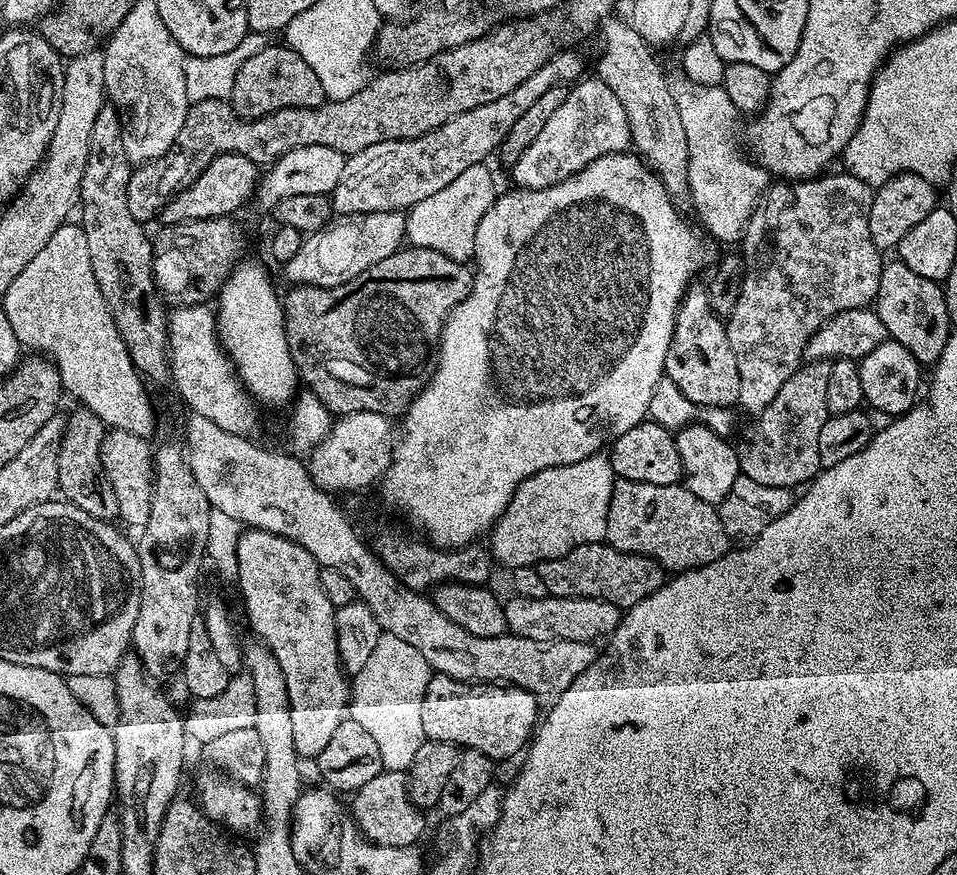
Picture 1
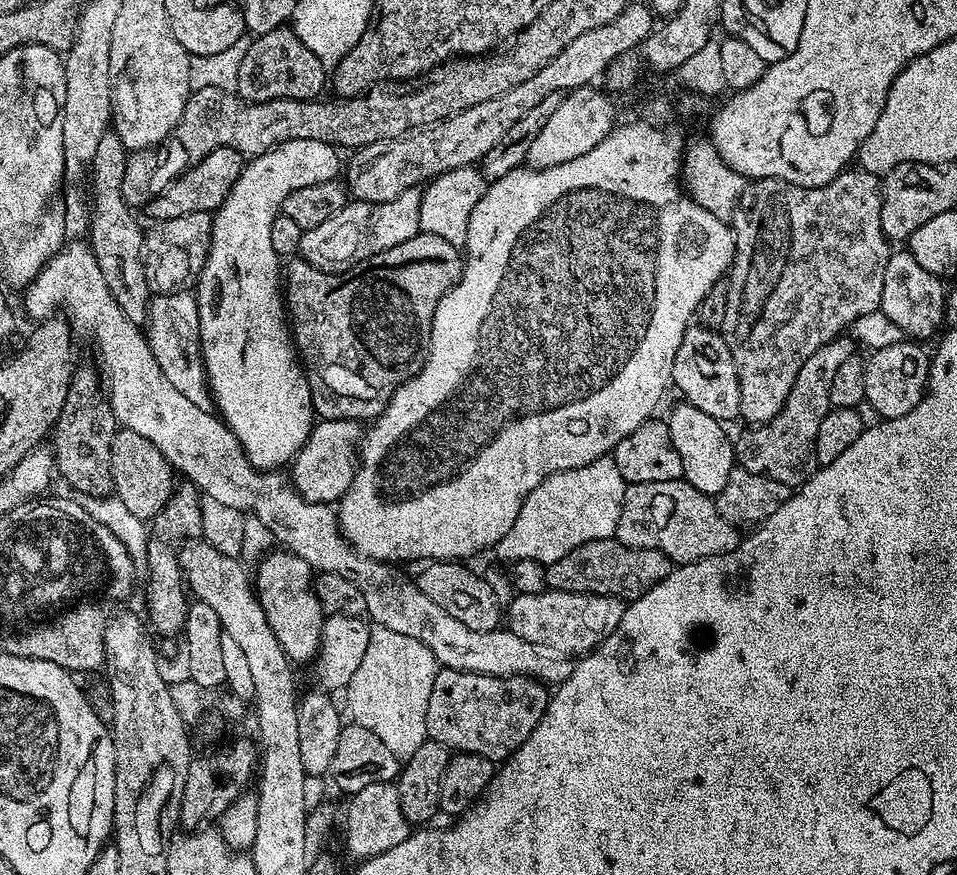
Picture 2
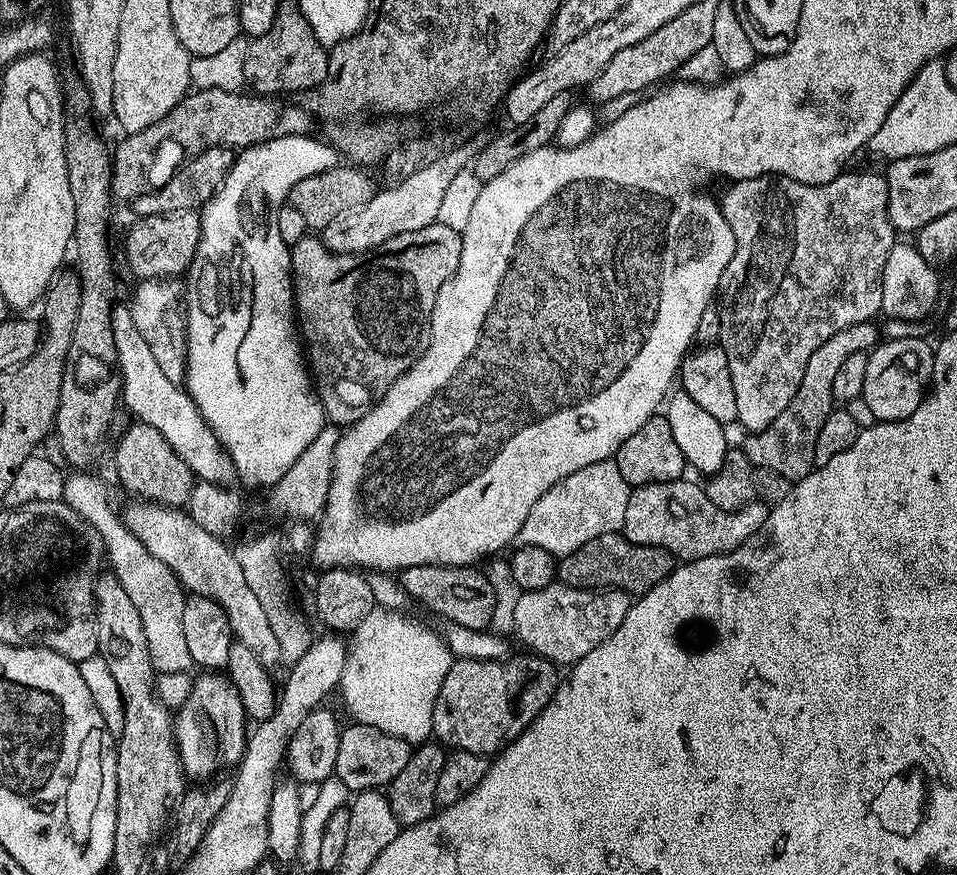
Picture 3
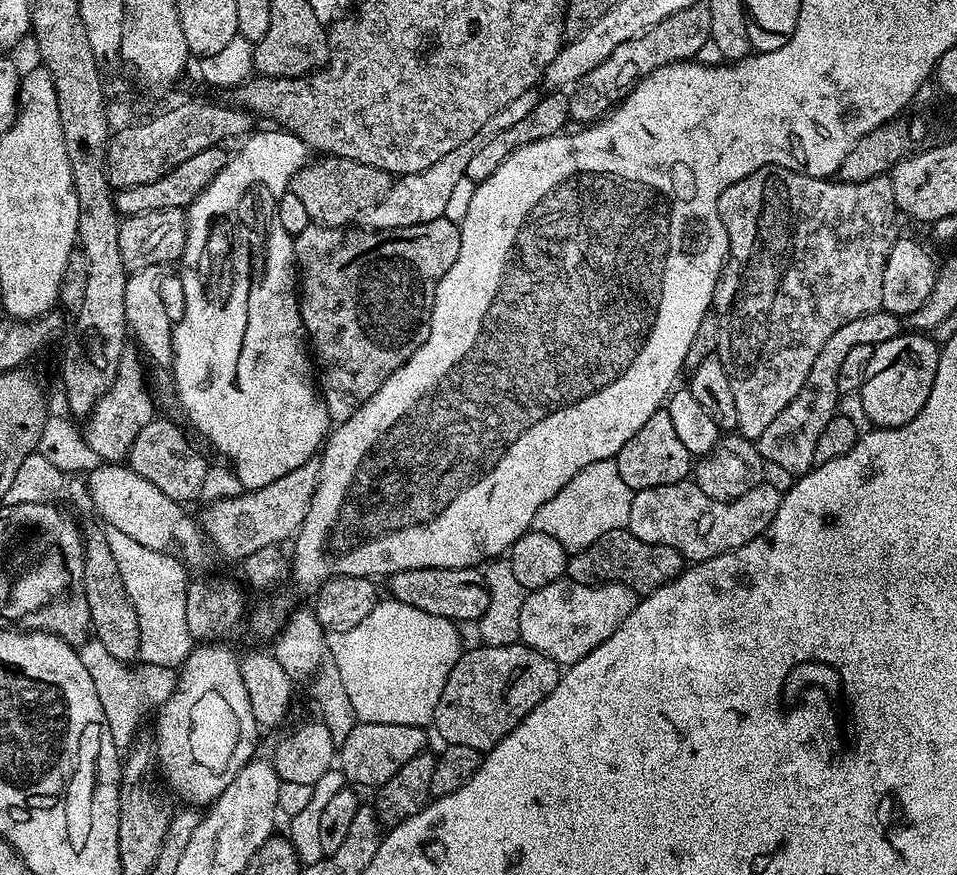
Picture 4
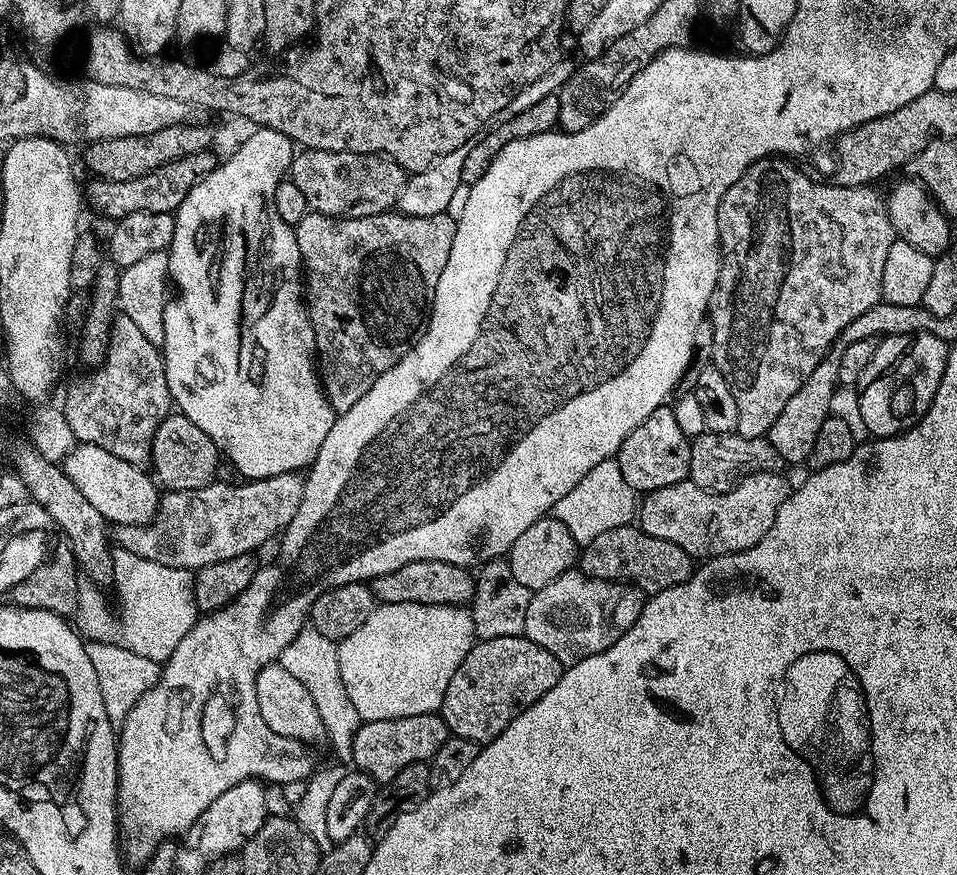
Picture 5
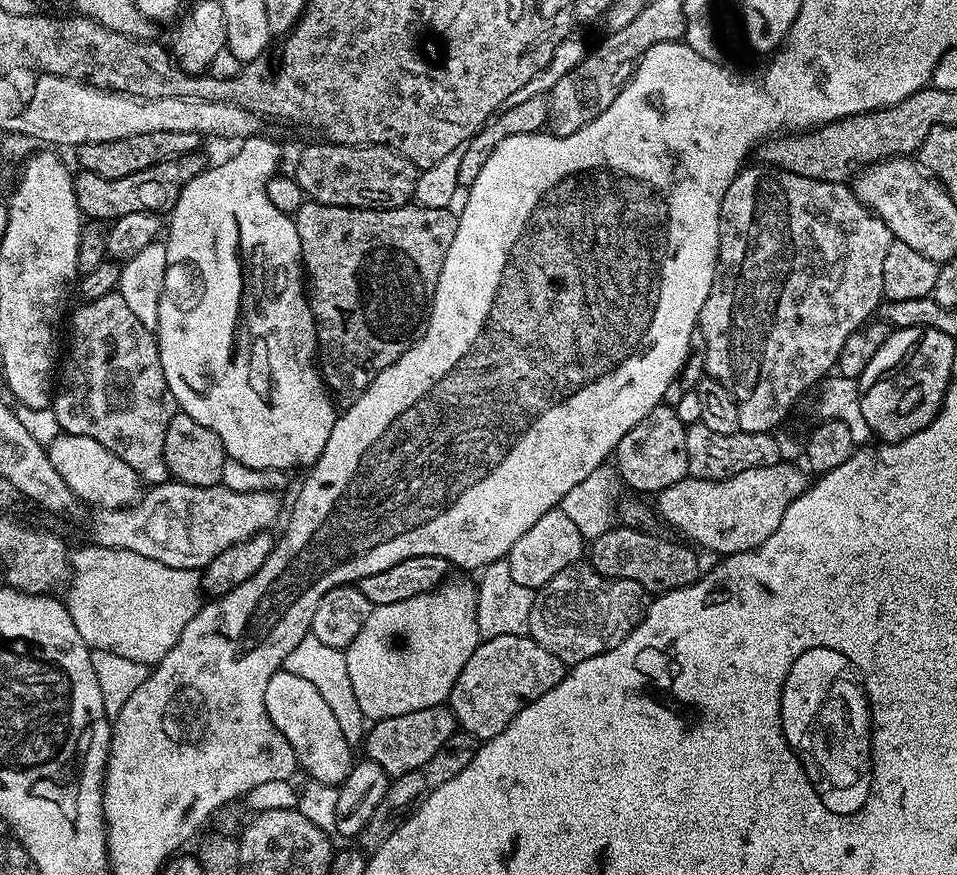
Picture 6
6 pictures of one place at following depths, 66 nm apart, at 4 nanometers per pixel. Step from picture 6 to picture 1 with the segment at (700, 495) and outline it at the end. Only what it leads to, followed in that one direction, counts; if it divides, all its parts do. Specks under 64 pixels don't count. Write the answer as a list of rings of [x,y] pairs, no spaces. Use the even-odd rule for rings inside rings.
[[[617,479],[604,540],[611,548],[654,558],[672,574],[701,568],[730,551],[730,538],[724,532],[717,505],[695,497],[683,483],[654,486]]]

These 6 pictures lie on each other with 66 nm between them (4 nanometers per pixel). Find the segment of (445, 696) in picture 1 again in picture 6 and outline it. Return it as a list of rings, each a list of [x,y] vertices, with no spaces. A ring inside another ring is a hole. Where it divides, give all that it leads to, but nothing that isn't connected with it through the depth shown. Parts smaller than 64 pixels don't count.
[[[505,634],[481,639],[474,654],[470,654],[470,662],[462,666],[462,674],[458,674],[446,704],[452,710],[459,731],[469,732],[483,742],[502,734],[530,702],[542,698],[546,690],[554,690],[554,686],[562,682],[565,671],[563,662],[529,635]]]

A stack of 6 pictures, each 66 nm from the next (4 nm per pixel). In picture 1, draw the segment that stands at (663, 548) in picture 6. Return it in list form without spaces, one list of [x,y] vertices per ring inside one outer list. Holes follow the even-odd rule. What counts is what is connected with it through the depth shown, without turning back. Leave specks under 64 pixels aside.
[[[606,542],[580,545],[561,557],[539,561],[535,570],[538,578],[542,578],[542,583],[546,585],[549,596],[605,600],[621,610],[633,608],[642,602],[642,598],[654,594],[654,590],[661,588],[666,579],[666,569],[654,558],[623,552],[611,548]]]

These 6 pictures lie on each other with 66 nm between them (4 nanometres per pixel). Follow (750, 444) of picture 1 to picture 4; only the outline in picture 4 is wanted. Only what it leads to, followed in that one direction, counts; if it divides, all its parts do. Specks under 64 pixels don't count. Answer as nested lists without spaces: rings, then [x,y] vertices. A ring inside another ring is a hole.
[[[871,312],[862,314],[862,318],[854,318],[854,322],[846,322],[846,326],[834,330],[834,335],[822,346],[818,358],[814,358],[814,366],[810,366],[810,374],[806,374],[806,382],[802,382],[802,390],[794,394],[794,402],[762,430],[762,434],[754,443],[762,454],[762,458],[771,466],[782,466],[793,478],[799,478],[814,467],[814,446],[818,446],[818,438],[830,418],[838,415],[841,392],[838,390],[838,366],[846,359],[846,354],[854,350],[854,346],[875,346],[882,342],[890,342],[890,338],[901,335],[902,320],[893,312]]]

